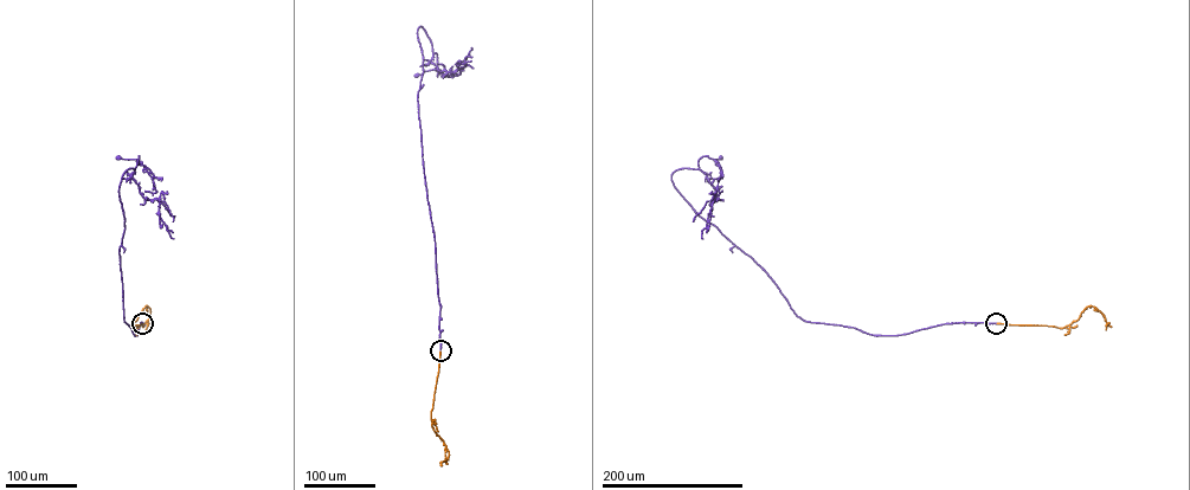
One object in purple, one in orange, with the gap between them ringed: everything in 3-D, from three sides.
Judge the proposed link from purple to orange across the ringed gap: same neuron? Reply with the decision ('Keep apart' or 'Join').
Join

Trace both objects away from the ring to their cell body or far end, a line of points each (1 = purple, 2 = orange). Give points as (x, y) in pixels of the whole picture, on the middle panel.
1: (439, 350), (435, 242), (417, 98), (423, 72), (420, 26), (437, 53), (437, 65), (417, 75)
2: (439, 352), (431, 419), (449, 452), (442, 465)

